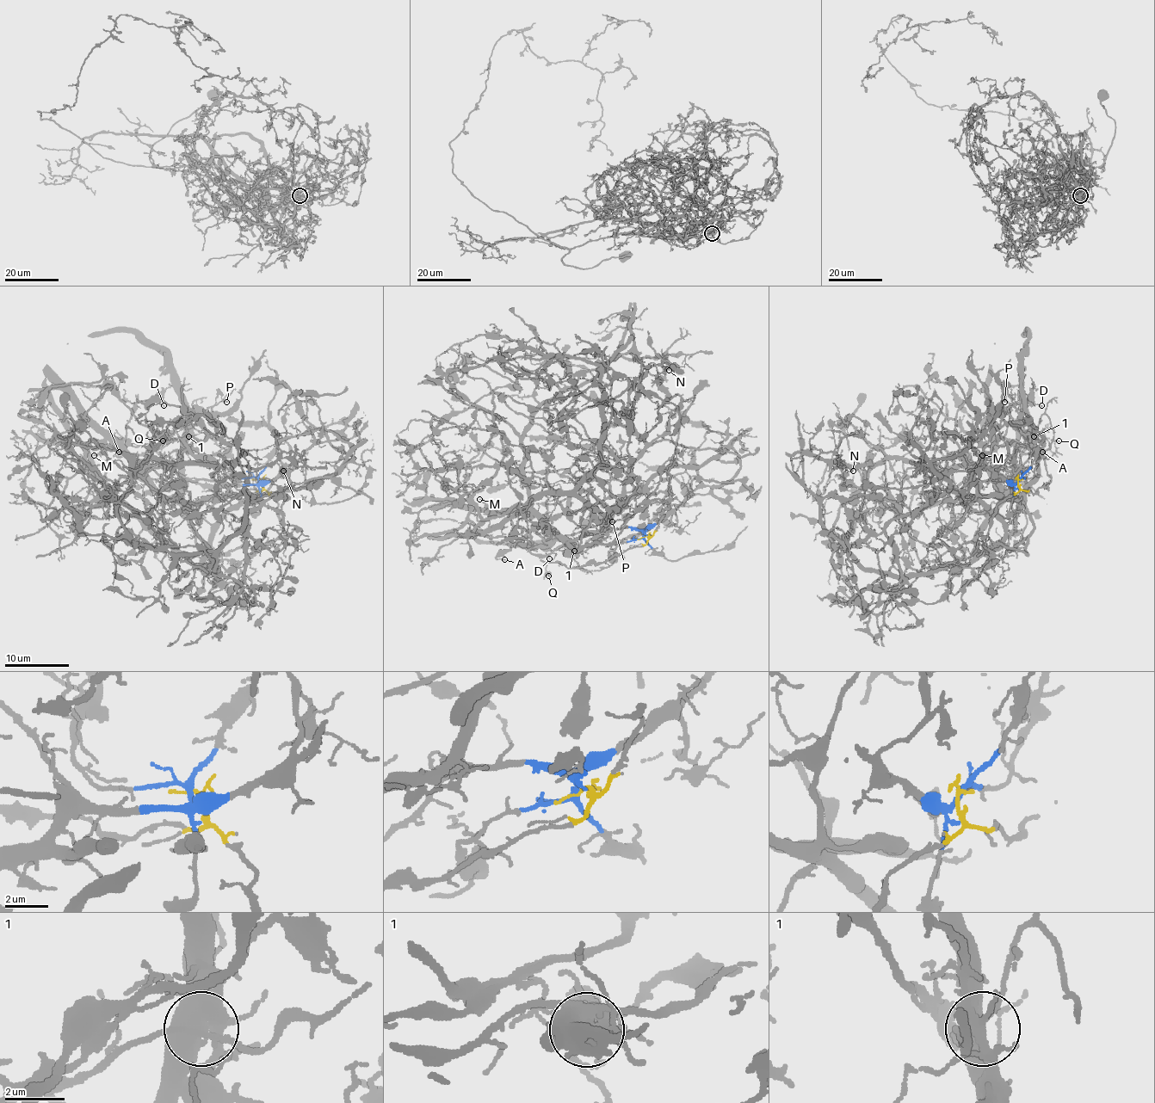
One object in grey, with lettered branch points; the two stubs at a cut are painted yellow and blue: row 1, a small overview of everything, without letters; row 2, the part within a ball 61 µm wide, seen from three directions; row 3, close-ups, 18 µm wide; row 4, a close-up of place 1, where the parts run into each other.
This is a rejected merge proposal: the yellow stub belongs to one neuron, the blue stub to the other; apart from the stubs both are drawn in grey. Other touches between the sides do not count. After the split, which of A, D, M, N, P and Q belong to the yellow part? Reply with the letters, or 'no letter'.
Q

